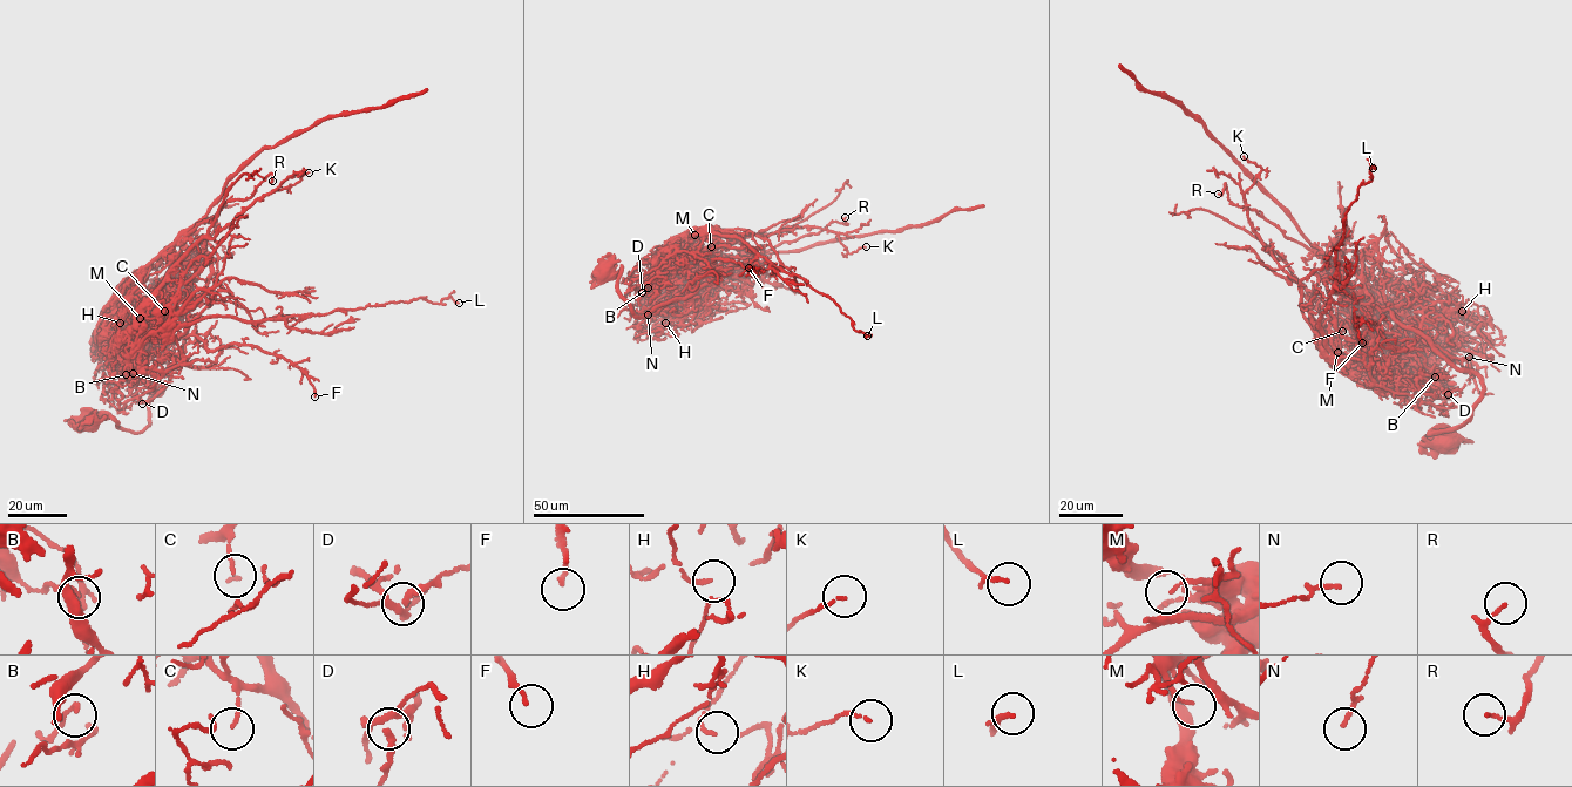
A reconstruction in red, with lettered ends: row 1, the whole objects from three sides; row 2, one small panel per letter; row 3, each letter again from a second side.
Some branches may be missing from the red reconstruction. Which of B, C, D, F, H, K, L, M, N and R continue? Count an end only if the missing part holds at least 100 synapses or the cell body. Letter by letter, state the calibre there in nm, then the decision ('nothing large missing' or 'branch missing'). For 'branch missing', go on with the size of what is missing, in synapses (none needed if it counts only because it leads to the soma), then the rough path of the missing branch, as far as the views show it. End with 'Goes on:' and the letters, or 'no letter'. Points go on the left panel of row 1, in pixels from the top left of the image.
B: calibre 80 nm; nothing large missing
C: calibre 70 nm; nothing large missing
D: calibre 160 nm; nothing large missing
F: calibre 140 nm; nothing large missing
H: calibre 70 nm; nothing large missing
K: calibre 100 nm; nothing large missing
L: calibre 150 nm; nothing large missing
M: calibre 110 nm; nothing large missing
N: calibre 120 nm; nothing large missing
R: calibre 90 nm; nothing large missing
Goes on: no letter

